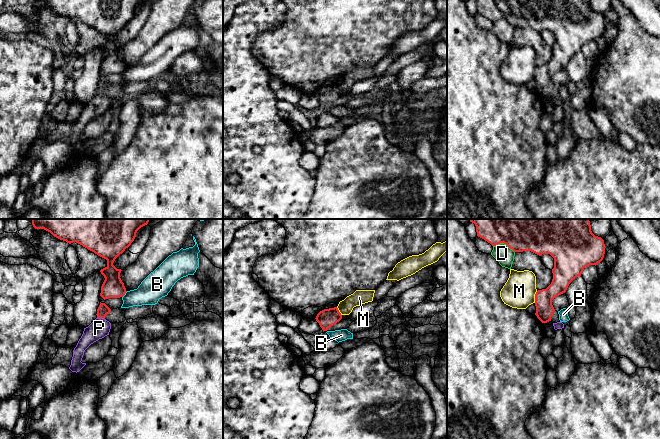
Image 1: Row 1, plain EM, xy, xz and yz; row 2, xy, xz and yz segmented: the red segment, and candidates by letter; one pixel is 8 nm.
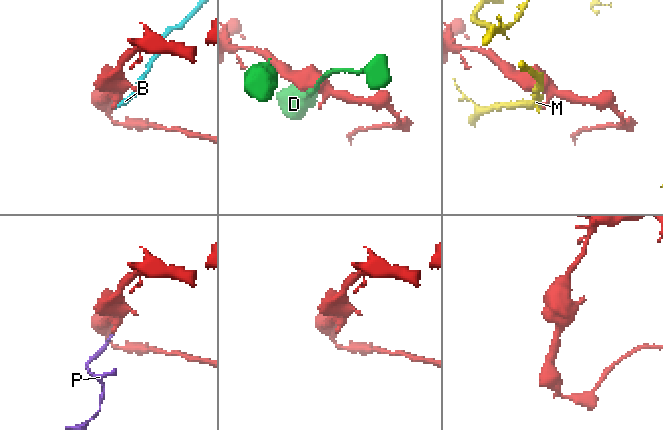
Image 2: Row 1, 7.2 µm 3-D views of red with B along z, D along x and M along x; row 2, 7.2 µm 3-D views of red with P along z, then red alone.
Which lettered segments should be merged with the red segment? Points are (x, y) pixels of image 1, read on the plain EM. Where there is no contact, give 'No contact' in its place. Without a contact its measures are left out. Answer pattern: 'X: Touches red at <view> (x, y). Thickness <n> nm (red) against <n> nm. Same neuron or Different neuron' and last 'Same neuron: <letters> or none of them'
B: Touches red at xy (124, 70). Thickness 170 nm (red) against 200 nm. Different neuron
D: Touches red at yz (504, 19). Thickness 220 nm (red) against 150 nm. Different neuron
M: Touches red at yz (535, 73). Thickness 140 nm (red) against 260 nm. Different neuron
P: Touches red at xy (101, 93). Thickness 90 nm (red) against 160 nm. Different neuron
Same neuron: none of them

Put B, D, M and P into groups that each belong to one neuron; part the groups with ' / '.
B P / D / M

